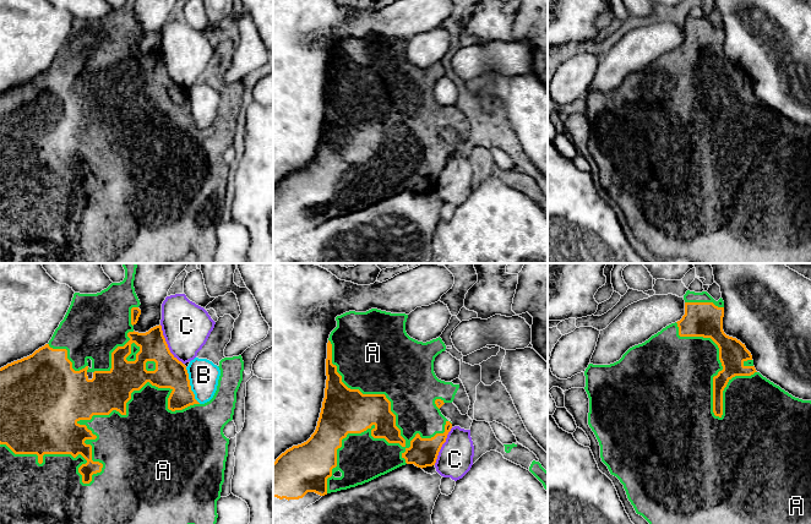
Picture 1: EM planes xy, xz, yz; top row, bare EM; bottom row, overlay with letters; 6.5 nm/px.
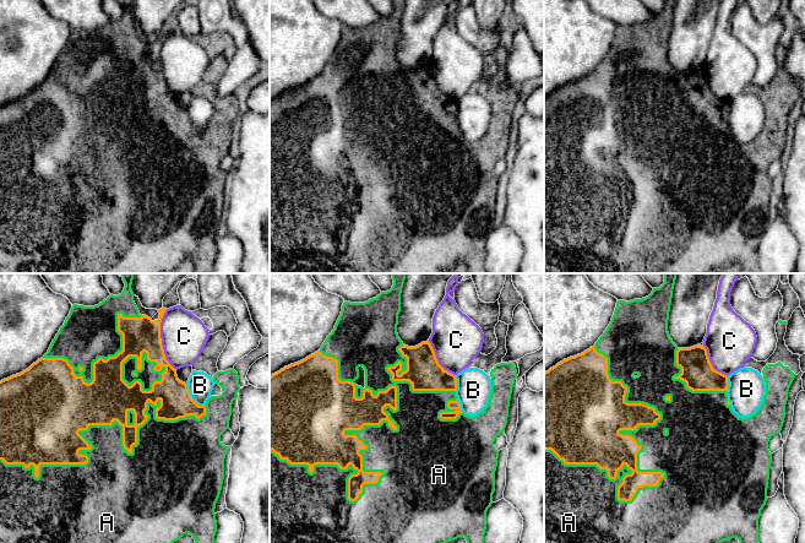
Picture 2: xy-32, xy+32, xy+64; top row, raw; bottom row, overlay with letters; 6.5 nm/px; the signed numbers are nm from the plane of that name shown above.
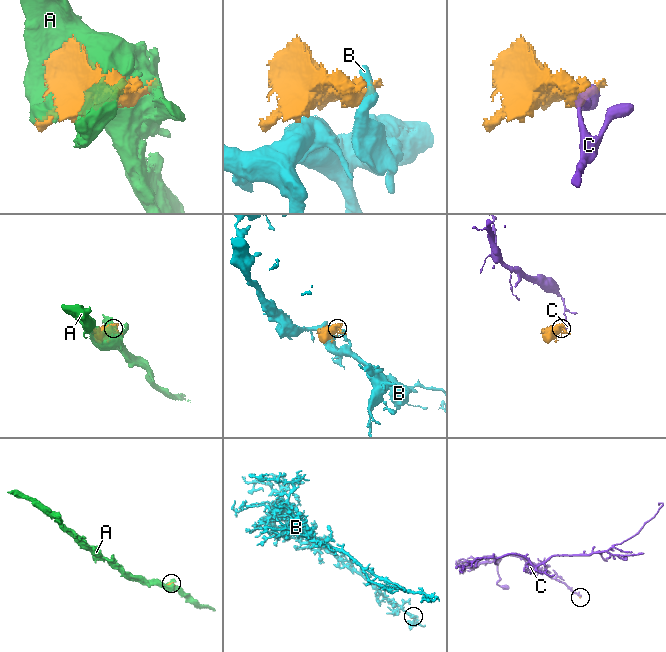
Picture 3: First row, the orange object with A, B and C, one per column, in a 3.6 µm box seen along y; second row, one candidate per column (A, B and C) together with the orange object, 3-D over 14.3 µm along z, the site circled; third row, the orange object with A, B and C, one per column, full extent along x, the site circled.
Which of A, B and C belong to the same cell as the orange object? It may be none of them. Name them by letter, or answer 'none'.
A

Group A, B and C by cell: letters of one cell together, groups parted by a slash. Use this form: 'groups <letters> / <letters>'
groups A / B / C

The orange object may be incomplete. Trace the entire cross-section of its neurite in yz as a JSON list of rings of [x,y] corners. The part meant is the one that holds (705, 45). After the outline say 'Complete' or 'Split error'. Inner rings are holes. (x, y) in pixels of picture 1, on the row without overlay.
[[[687,16],[684,26],[685,40],[680,47],[630,73],[619,87],[610,91],[589,89],[586,94],[588,151],[599,168],[602,187],[624,211],[636,239],[649,249],[655,260],[669,262],[684,257],[695,263],[811,263],[811,126],[793,122],[756,97],[745,70],[723,56],[722,23],[715,27],[707,17]]]. Split error

